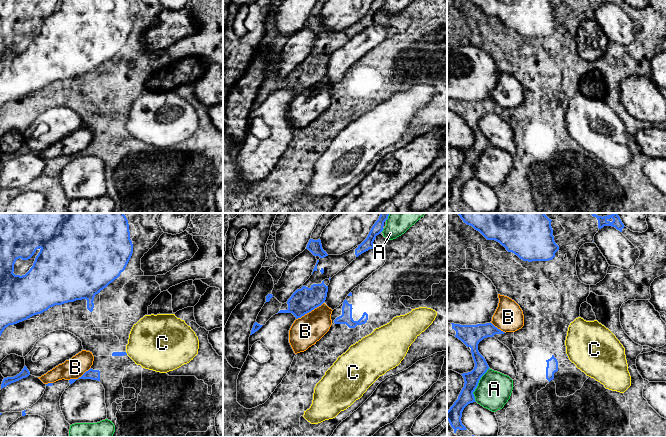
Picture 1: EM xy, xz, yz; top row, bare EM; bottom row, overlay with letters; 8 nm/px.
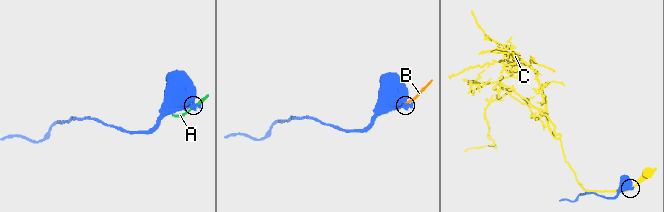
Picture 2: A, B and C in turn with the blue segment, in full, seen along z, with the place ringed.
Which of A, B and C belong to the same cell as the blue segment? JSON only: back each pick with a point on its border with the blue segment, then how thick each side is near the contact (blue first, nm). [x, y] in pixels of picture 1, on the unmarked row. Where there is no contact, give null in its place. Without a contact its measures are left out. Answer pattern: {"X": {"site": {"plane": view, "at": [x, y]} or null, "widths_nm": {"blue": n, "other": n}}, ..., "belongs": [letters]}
{"belongs": []}

